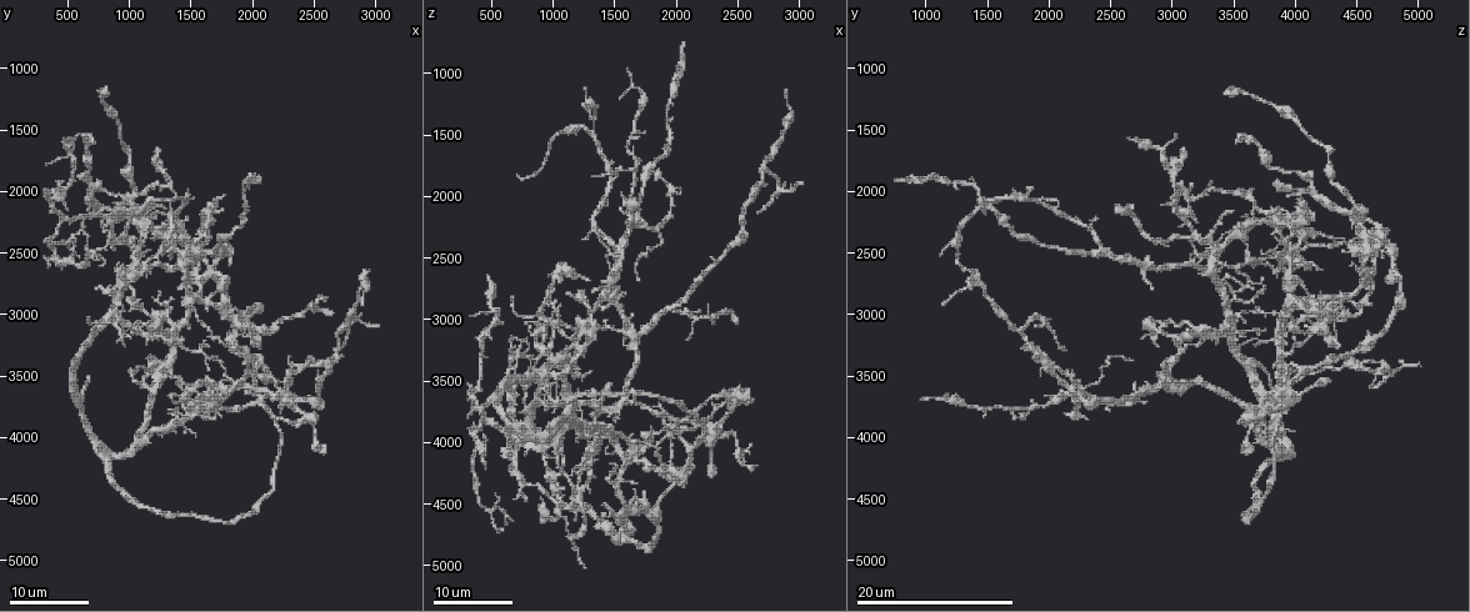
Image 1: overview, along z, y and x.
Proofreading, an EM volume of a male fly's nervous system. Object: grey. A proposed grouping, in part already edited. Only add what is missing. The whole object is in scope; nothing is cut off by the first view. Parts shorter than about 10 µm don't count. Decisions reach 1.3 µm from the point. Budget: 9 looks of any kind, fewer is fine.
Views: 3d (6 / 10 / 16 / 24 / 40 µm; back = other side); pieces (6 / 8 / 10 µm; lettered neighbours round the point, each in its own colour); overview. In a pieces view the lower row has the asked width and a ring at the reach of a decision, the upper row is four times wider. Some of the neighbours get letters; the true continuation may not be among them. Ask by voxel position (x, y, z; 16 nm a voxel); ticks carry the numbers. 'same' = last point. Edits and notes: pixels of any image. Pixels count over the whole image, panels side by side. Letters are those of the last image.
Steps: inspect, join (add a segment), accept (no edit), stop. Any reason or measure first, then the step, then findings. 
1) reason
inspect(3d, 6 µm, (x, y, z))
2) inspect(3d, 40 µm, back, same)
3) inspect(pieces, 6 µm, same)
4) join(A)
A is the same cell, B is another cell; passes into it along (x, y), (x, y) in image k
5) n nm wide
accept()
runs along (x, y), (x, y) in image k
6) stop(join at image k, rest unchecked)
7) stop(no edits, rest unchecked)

end of a long branch
inspect(3d, 24 µm, (2080, 1920, 760))

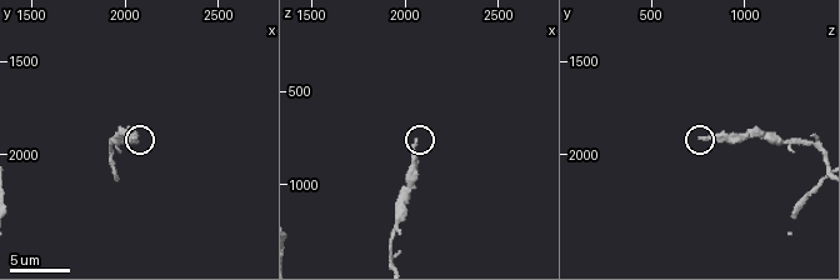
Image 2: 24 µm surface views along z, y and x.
what lies round it
inspect(pieces, 10 µm, (2040, 1920, 760))

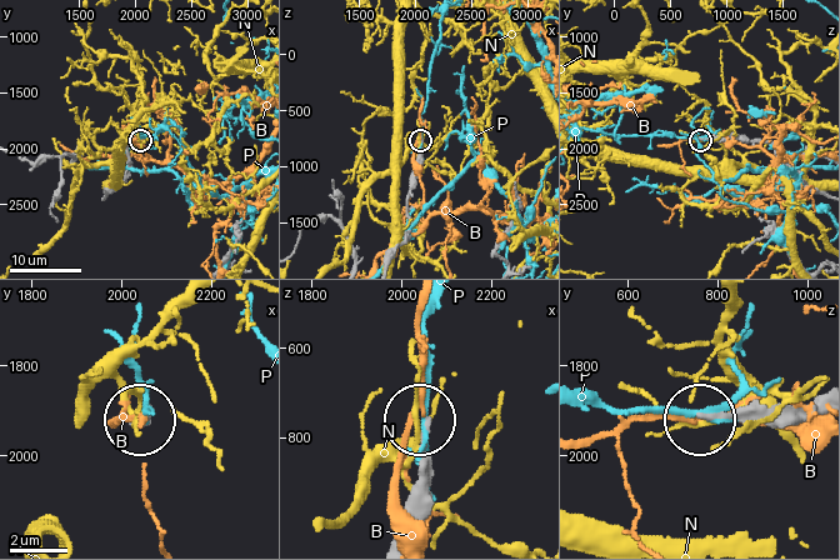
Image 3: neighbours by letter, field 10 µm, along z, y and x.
accept()
B, N and P are other cells; runs along (405, 238), (406, 201), (420, 141) in image 3; none of them fits

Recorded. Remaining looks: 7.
tapers out
inspect(3d, 24 µm, (1300, 2140, 2680))

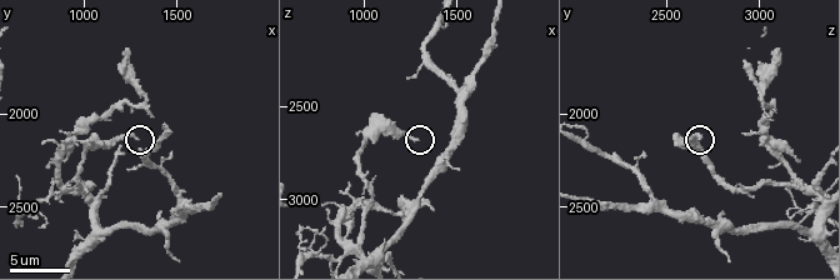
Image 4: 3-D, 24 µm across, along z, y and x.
inspect(pieces, 10 µm, (1280, 2120, 2680))

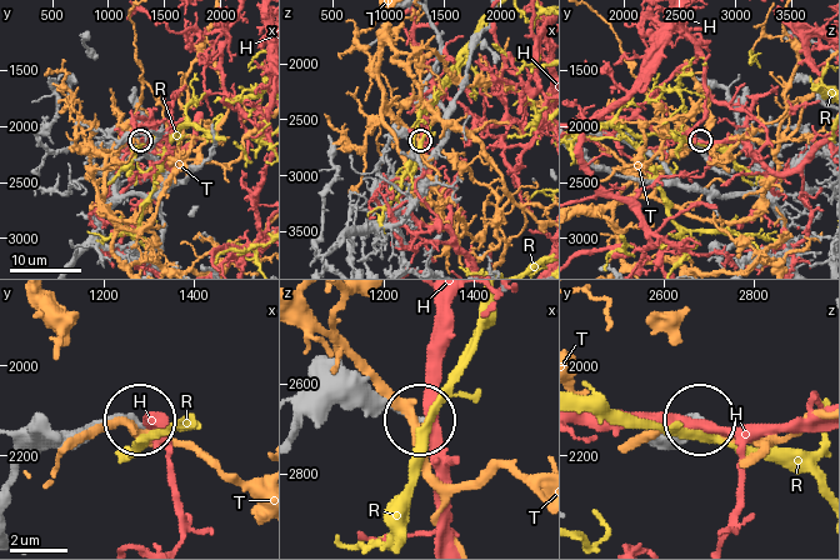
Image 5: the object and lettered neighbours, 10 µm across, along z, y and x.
accept()
H, R and T are other cells; none of them fits

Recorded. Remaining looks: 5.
free end
inspect(3d, 16 µm, (480, 1560, 2660))

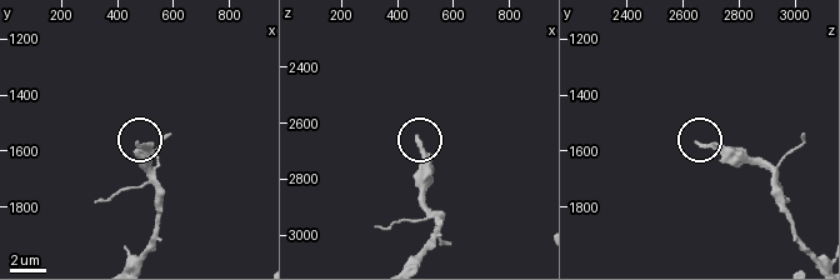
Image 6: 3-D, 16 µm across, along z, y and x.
inspect(pieces, 8 µm, (470, 1570, 2650))

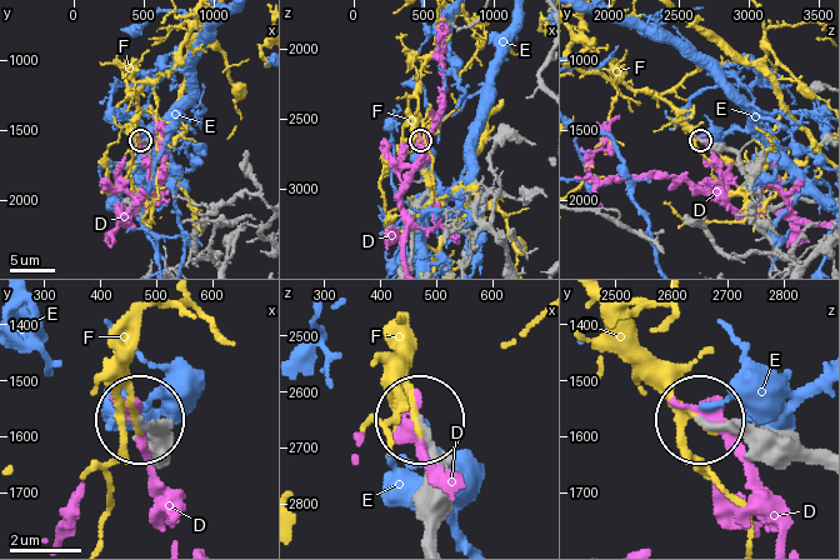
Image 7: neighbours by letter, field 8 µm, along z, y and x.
accept()
D, E and F are other cells; runs along (436, 538), (436, 458), (421, 425) in image 7; none of them fits

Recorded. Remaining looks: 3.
an open end
inspect(3d, 16 µm, (660, 3520, 4000))

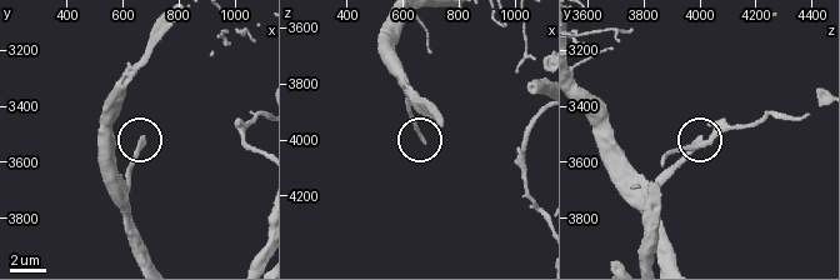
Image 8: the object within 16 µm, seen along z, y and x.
inspect(pieces, 10 µm, (670, 3510, 4000))

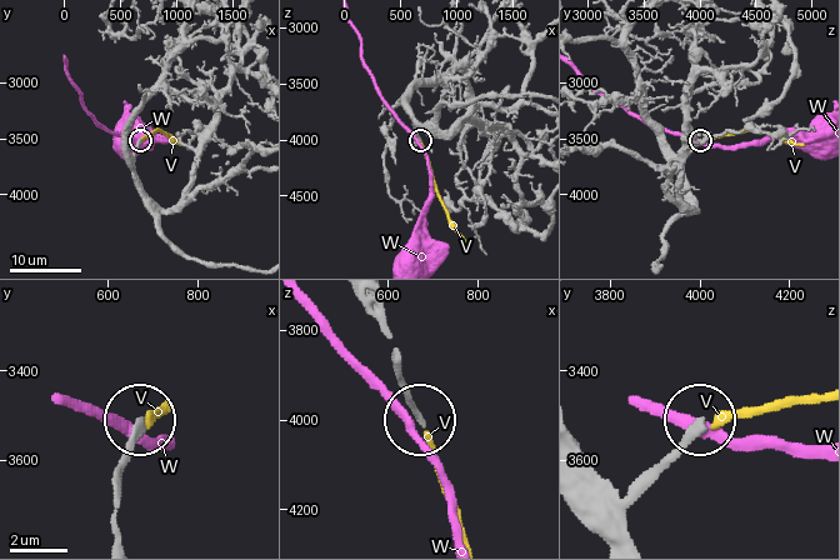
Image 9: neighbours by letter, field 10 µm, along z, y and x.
join(V)
V is the same cell, W is another cell; passes into it along (114, 501), (133, 445), (161, 411) in image 9; the neuron continues

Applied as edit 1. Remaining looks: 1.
stop(join at image 9, rest unchecked)

